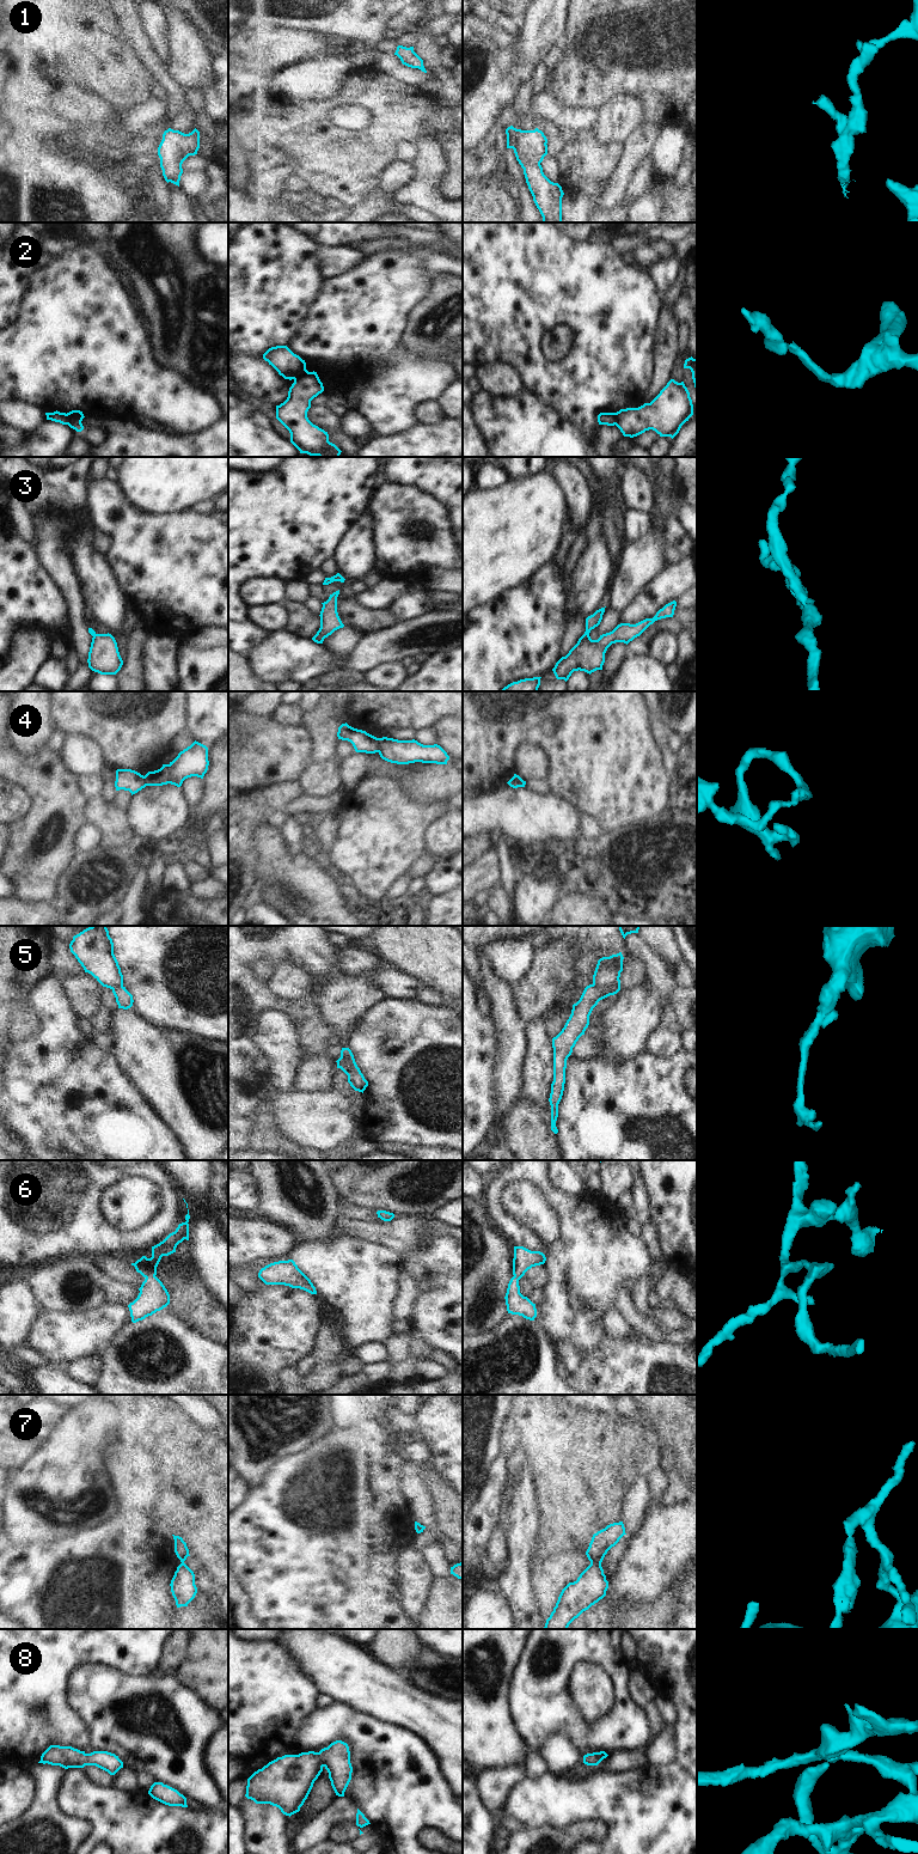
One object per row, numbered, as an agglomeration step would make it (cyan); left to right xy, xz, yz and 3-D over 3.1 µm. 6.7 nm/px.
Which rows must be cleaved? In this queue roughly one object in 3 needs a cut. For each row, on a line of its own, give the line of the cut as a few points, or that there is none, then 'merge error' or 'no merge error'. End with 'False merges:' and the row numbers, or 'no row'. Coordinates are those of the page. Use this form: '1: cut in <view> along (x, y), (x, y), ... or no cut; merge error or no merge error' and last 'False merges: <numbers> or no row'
1: no cut; no merge error
2: cut in xy along (66, 414), (72, 420), (71, 425); merge error
3: no cut; no merge error
4: cut in xz along (379, 738), (377, 751); merge error
5: cut in yz along (618, 979), (609, 987), (597, 987), (593, 985); merge error
6: no cut; no merge error
7: cut in yz along (600, 1562), (591, 1563); merge error
8: no cut; no merge error
False merges: 2, 4, 5, 7

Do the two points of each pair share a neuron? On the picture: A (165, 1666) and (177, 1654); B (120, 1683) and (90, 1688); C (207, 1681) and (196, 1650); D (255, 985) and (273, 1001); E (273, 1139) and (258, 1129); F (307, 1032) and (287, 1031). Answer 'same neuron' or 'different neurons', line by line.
A: same neuron
B: same neuron
C: same neuron
D: same neuron
E: same neuron
F: different neurons

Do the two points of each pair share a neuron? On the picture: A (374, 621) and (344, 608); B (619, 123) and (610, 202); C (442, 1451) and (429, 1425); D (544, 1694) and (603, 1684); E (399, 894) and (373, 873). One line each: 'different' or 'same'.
A: same
B: different
C: same
D: different
E: different

